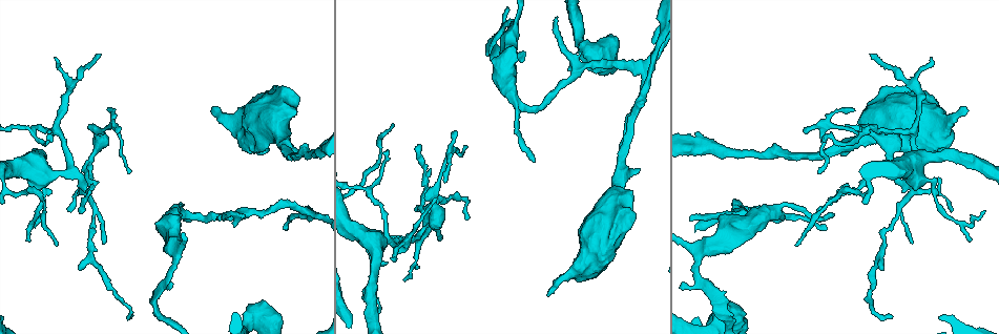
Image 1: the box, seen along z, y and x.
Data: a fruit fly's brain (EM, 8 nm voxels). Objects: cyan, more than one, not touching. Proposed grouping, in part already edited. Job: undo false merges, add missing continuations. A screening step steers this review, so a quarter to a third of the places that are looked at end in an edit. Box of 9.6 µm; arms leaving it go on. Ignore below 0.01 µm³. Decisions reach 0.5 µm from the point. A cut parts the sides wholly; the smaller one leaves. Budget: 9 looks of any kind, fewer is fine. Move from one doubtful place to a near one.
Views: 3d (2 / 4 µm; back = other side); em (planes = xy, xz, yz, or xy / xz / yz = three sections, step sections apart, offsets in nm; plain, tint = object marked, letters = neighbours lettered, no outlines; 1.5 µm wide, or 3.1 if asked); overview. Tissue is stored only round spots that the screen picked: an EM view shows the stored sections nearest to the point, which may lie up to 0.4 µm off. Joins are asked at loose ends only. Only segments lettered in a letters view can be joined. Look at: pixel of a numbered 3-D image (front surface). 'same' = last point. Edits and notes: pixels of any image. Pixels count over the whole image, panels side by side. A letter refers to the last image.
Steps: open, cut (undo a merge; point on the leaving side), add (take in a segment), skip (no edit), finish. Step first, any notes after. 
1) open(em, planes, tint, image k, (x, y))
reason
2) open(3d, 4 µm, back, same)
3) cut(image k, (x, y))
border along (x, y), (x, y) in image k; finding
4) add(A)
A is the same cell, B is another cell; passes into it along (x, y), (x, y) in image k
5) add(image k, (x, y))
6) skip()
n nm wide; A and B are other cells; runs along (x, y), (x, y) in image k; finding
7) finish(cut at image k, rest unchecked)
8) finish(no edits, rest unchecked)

open(3d, 2 µm, image 1, (213, 113))
branch stops here

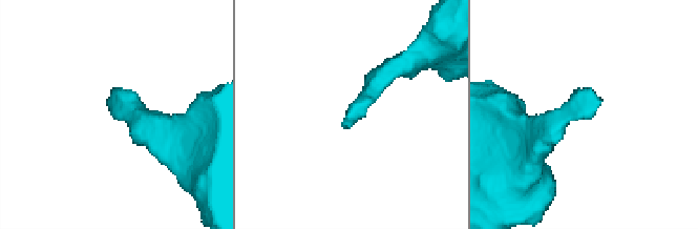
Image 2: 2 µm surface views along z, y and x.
open(em, planes, letters, image 2, (109, 105))
shape alone is not enough

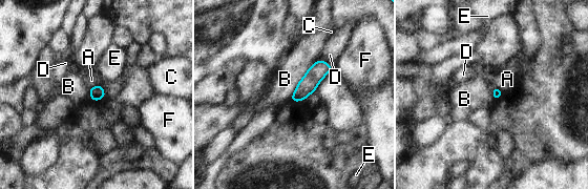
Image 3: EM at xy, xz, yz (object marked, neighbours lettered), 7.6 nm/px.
skip()
A, B, C, D, E and F are other cells; runs along (329, 68), (324, 68), (294, 99) in image 3; no lettered segment goes on from it

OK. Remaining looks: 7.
open(3d, 4 µm, image 1, (906, 185))
looks like a crossing

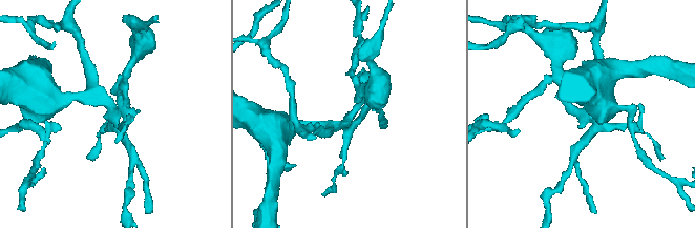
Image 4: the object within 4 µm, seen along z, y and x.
open(em, planes, tint, image 4, (115, 117))

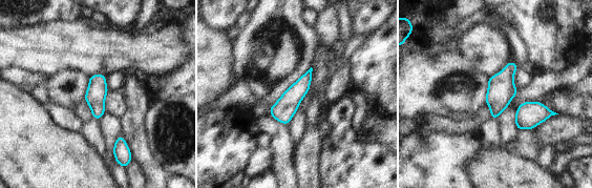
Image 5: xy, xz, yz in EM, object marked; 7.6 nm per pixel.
open(em, planes, letters, same)
see the neighbours

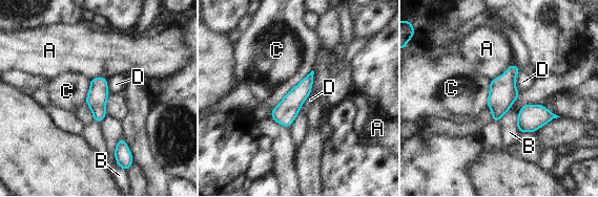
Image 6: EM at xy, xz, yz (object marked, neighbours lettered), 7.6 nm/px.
skip()
150 nm wide; A, B, C and D are other cells; border along (520, 70), (515, 81), (519, 92) in image 6; all the same cell

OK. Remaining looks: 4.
open(3d, 2 µm, image 1, (56, 58))
branch stops here

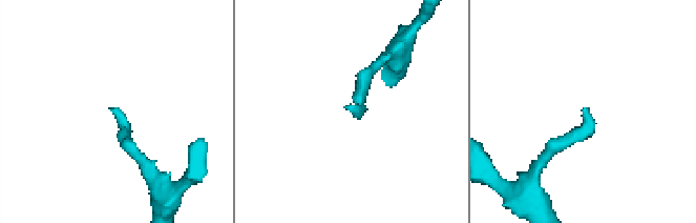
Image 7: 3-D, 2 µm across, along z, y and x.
open(em, yz, step 8, letters, image 7, (111, 109))
need the tissue

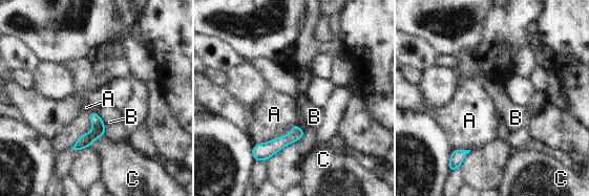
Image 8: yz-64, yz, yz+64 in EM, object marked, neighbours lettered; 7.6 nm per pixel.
open(em, planes, letters, same)
cut it another way

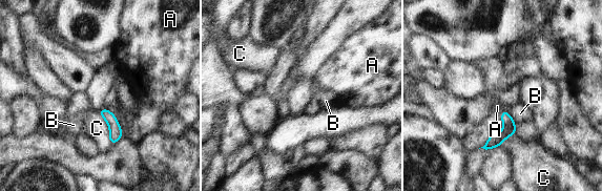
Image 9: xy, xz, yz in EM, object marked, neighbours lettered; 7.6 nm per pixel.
skip()
A, B and C are other cells; runs along (505, 114), (506, 129), (488, 146) in image 9; no lettered segment goes on from it

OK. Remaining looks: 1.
finish(no edits, rest unchecked)

